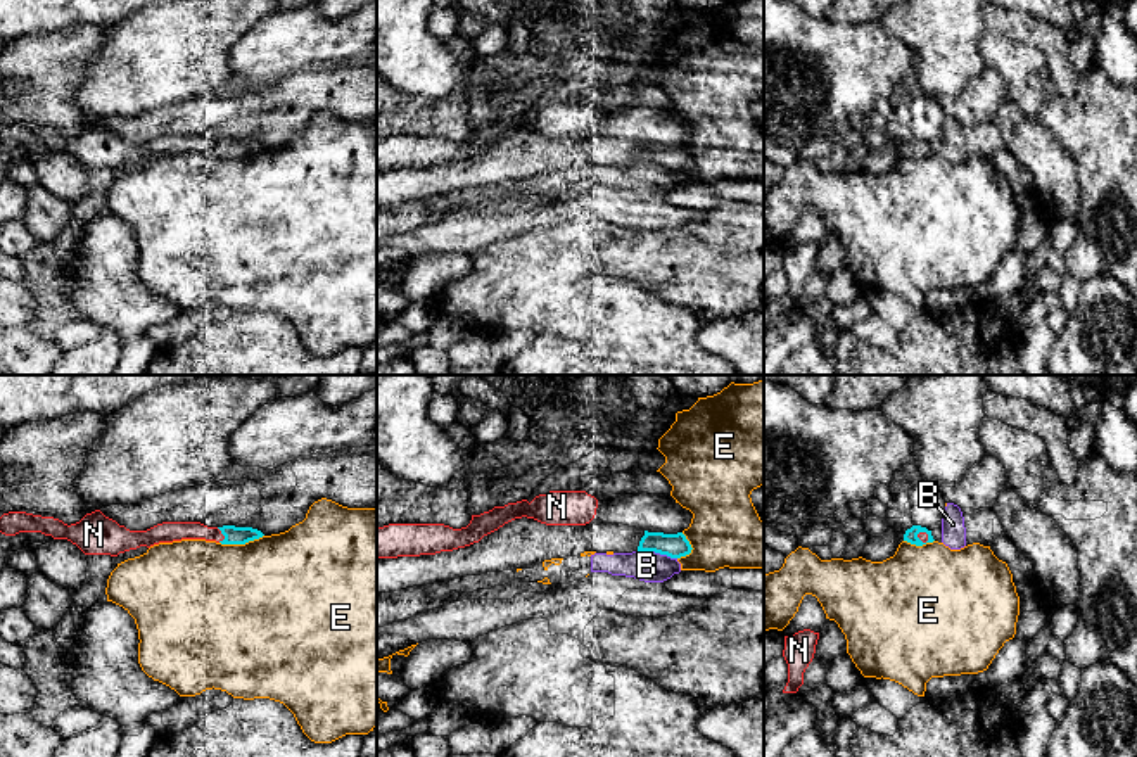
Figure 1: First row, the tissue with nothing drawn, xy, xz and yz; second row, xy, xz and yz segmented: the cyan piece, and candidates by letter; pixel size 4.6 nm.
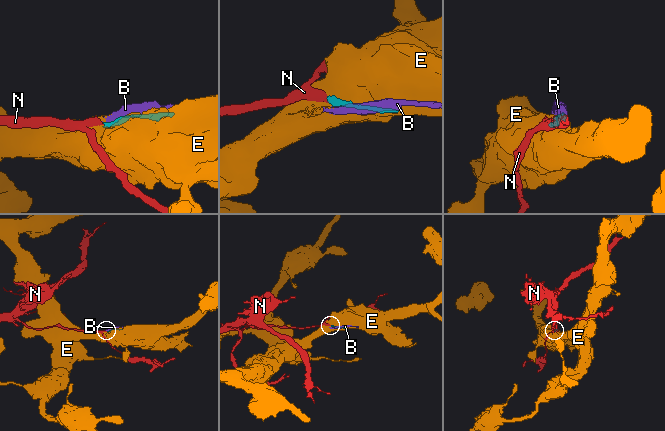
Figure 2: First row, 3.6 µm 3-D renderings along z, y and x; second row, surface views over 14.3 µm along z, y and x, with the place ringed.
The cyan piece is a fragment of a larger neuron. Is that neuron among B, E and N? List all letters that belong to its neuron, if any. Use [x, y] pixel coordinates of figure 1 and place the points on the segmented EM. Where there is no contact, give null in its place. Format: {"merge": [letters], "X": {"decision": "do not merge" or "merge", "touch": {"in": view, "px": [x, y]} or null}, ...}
{"merge": ["N"], "B": {"decision": "do not merge", "touch": {"in": "xz", "px": [657, 552]}}, "E": {"decision": "do not merge", "touch": {"in": "xy", "px": [241, 543]}}, "N": {"decision": "merge", "touch": {"in": "xy", "px": [222, 533]}}}

